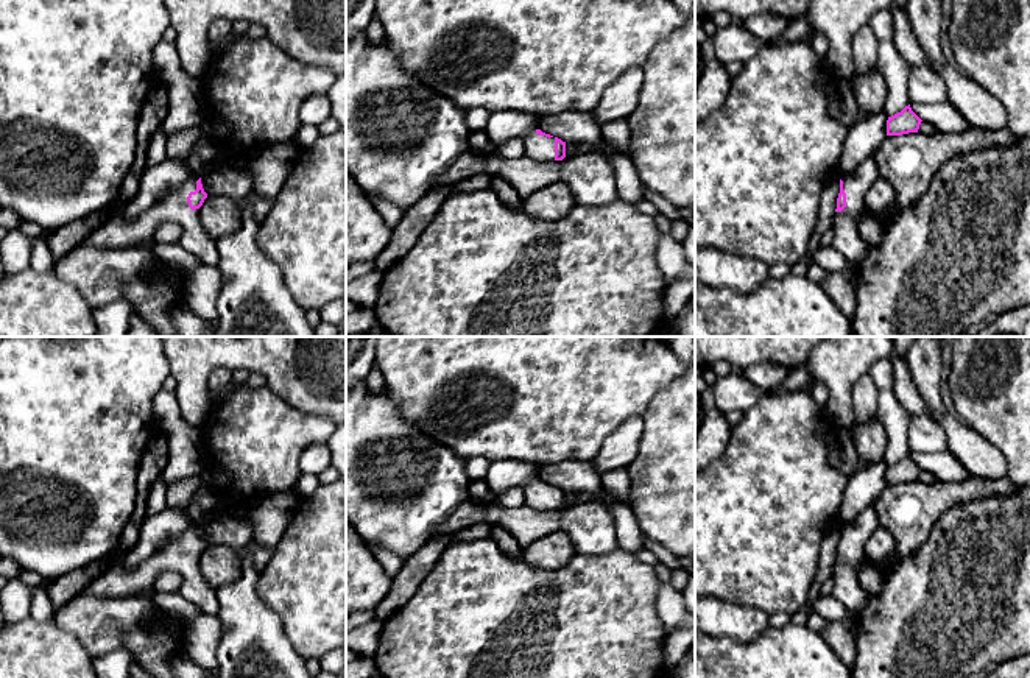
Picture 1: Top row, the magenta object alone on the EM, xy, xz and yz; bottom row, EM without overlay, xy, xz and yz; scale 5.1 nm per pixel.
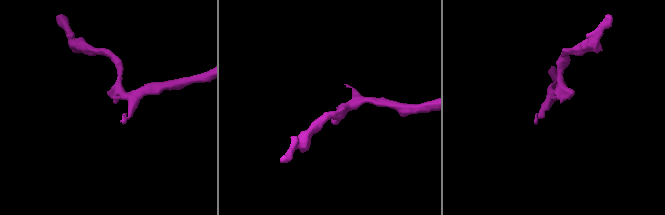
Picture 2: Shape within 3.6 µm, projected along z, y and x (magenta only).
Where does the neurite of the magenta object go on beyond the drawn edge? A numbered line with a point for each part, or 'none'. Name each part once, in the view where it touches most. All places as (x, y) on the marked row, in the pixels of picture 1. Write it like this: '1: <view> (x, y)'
1: xz (541, 148)

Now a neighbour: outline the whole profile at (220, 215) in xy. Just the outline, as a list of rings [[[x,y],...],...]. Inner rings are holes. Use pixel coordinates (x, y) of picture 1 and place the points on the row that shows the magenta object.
[[[223,195],[207,196],[199,207],[199,218],[206,234],[217,242],[240,229],[242,203]]]

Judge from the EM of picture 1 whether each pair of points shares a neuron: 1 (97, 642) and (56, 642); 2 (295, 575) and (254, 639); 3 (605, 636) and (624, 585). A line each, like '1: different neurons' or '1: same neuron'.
1: different neurons
2: different neurons
3: same neuron

